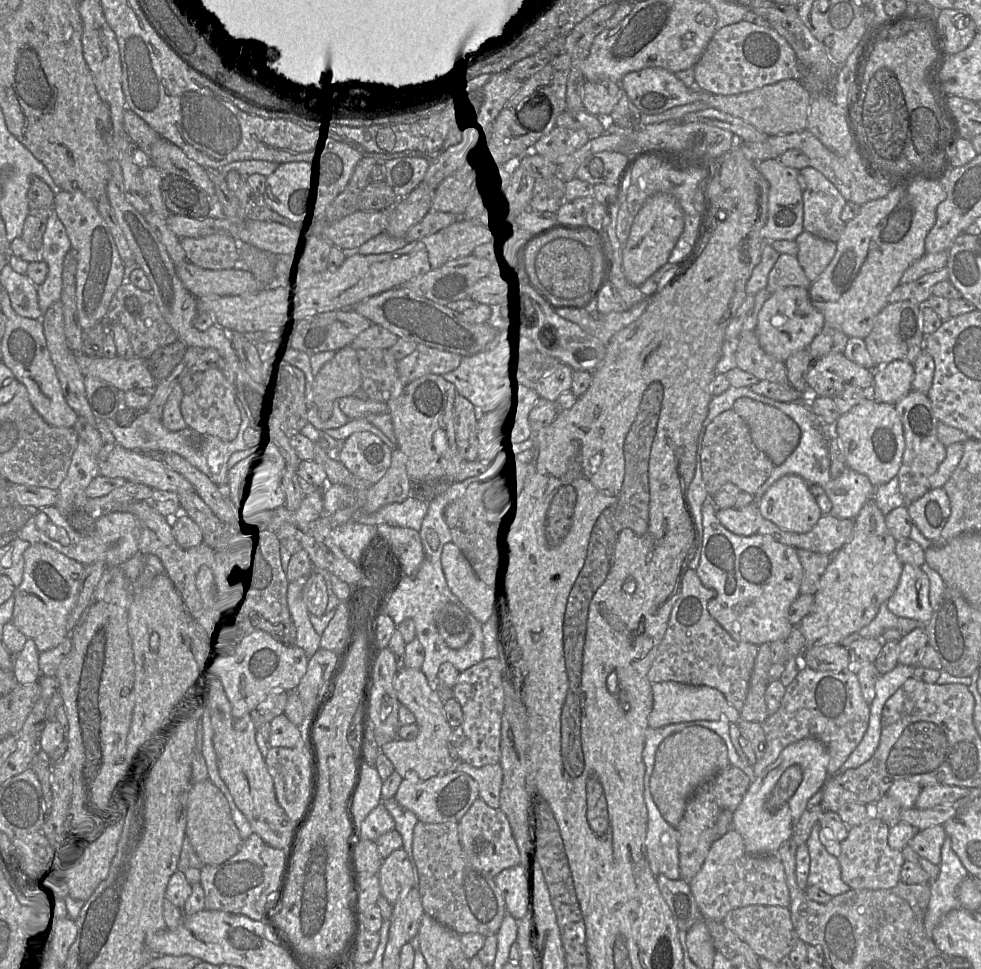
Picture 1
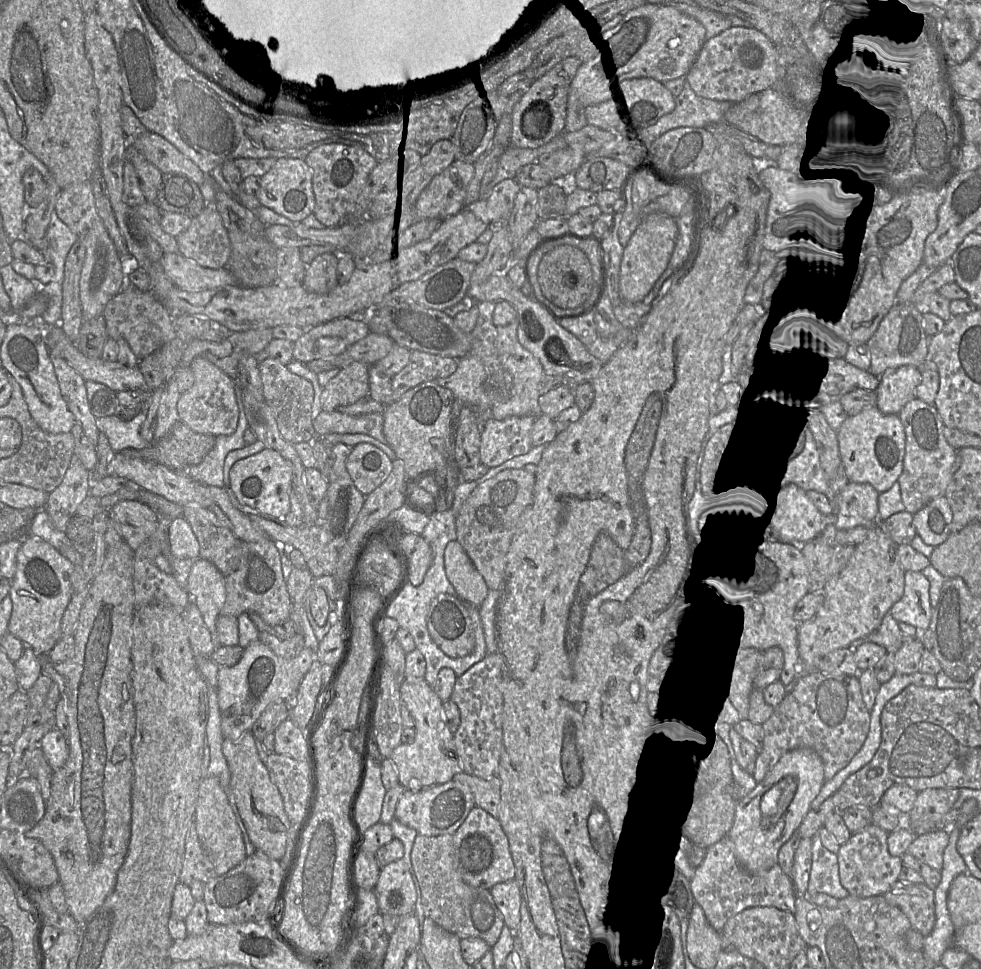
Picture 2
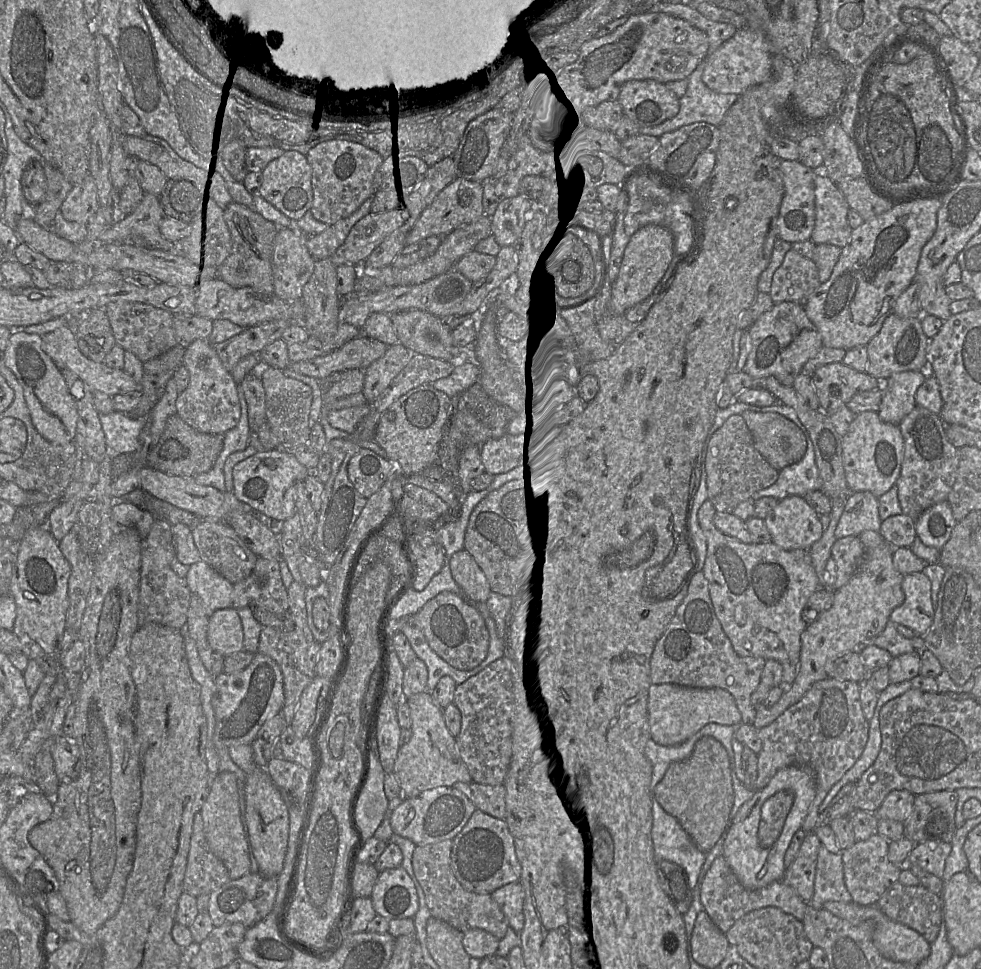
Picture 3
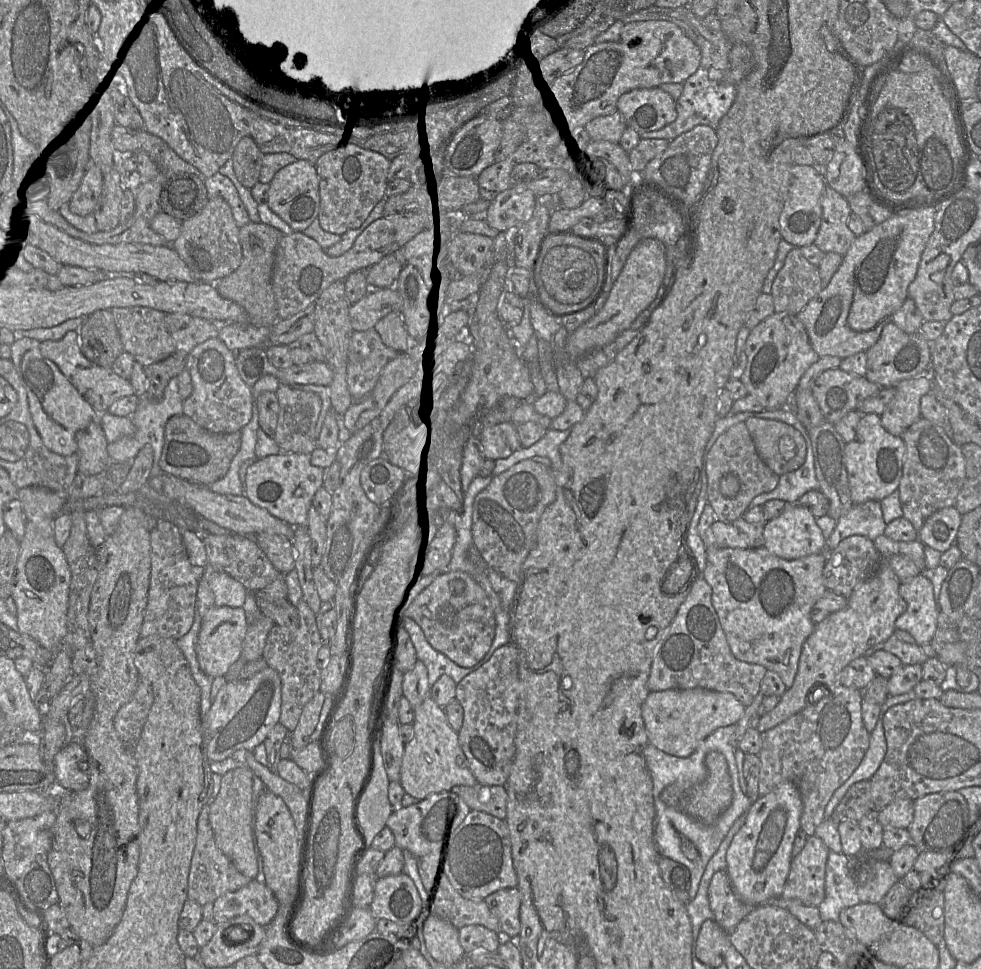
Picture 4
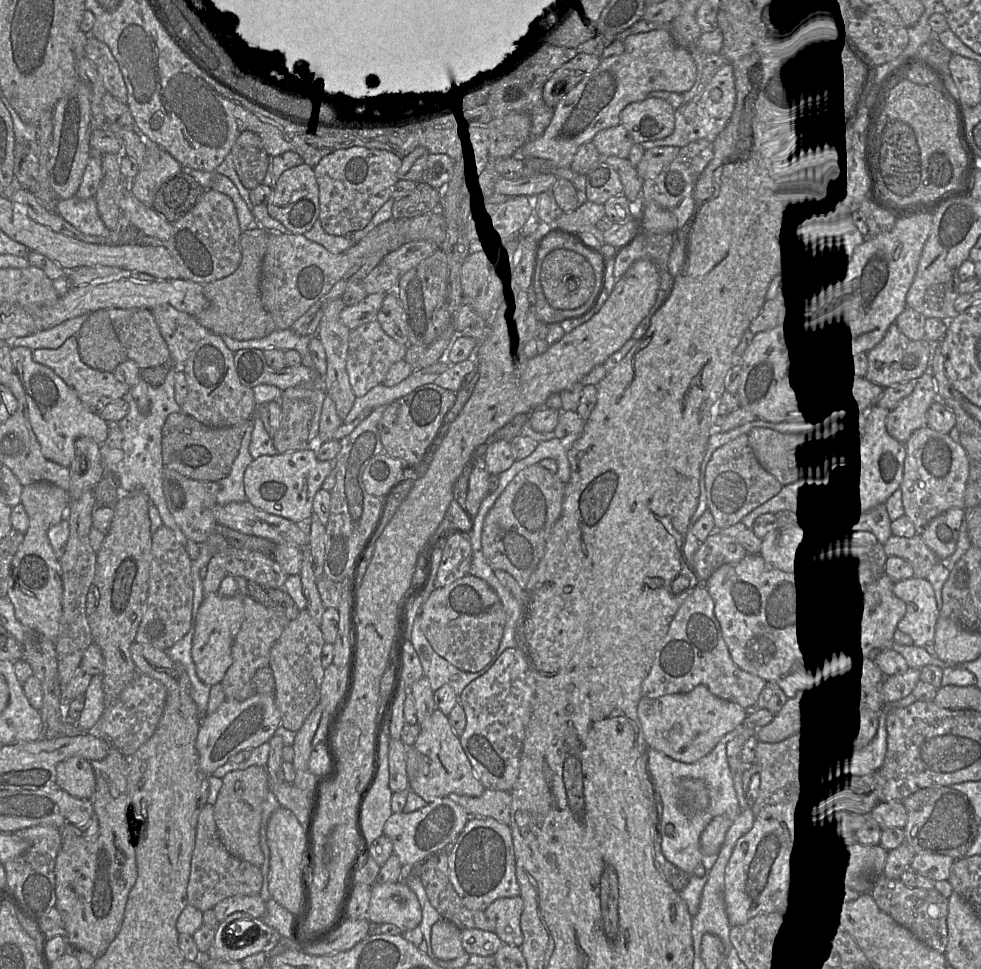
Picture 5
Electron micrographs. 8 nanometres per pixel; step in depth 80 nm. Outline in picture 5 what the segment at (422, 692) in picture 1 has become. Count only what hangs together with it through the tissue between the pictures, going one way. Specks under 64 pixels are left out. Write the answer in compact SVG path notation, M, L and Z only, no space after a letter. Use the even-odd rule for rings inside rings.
M439 709L433 712L429 720L420 724L420 733L413 746L423 755L424 761L428 763L428 769L427 773L409 780L409 789L427 803L453 793L476 797L483 794L485 787L476 777L461 745L460 737L454 732L448 716Z

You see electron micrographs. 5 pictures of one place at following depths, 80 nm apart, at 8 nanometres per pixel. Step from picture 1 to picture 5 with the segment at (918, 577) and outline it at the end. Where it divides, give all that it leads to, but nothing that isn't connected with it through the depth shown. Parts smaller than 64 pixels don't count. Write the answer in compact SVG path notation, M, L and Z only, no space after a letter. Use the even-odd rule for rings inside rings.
M913 577L894 584L893 593L906 604L906 613L897 629L908 634L915 646L933 644L939 610L931 583Z

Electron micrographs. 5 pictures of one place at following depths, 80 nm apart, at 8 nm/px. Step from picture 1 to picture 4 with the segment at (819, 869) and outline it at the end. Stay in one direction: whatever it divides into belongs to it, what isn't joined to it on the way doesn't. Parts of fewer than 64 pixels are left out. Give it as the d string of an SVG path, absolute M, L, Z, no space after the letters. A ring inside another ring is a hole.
M829 852L825 874L825 897L818 906L822 921L839 921L843 909L860 903L854 870L857 858Z

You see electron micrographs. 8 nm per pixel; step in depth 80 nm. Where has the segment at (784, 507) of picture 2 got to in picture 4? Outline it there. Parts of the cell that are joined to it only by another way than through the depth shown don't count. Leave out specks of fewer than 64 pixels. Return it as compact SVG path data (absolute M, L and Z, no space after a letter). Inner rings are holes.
M798 503L787 504L780 516L766 521L763 536L764 547L786 560L819 554L826 548L816 517Z

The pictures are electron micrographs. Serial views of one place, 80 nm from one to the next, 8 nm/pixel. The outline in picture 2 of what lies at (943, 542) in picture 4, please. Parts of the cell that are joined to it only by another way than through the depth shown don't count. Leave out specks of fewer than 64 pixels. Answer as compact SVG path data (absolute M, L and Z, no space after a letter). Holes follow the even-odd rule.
M941 496L913 514L913 524L923 542L936 547L950 535L952 518L948 500L945 496Z

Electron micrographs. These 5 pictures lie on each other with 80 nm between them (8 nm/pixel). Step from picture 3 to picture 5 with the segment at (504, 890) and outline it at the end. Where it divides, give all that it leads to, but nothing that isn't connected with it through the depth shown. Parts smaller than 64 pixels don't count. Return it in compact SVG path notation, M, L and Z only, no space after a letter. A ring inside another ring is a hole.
M521 896L499 898L484 910L489 920L494 922L495 933L502 943L520 947L523 942L520 919L523 911Z

